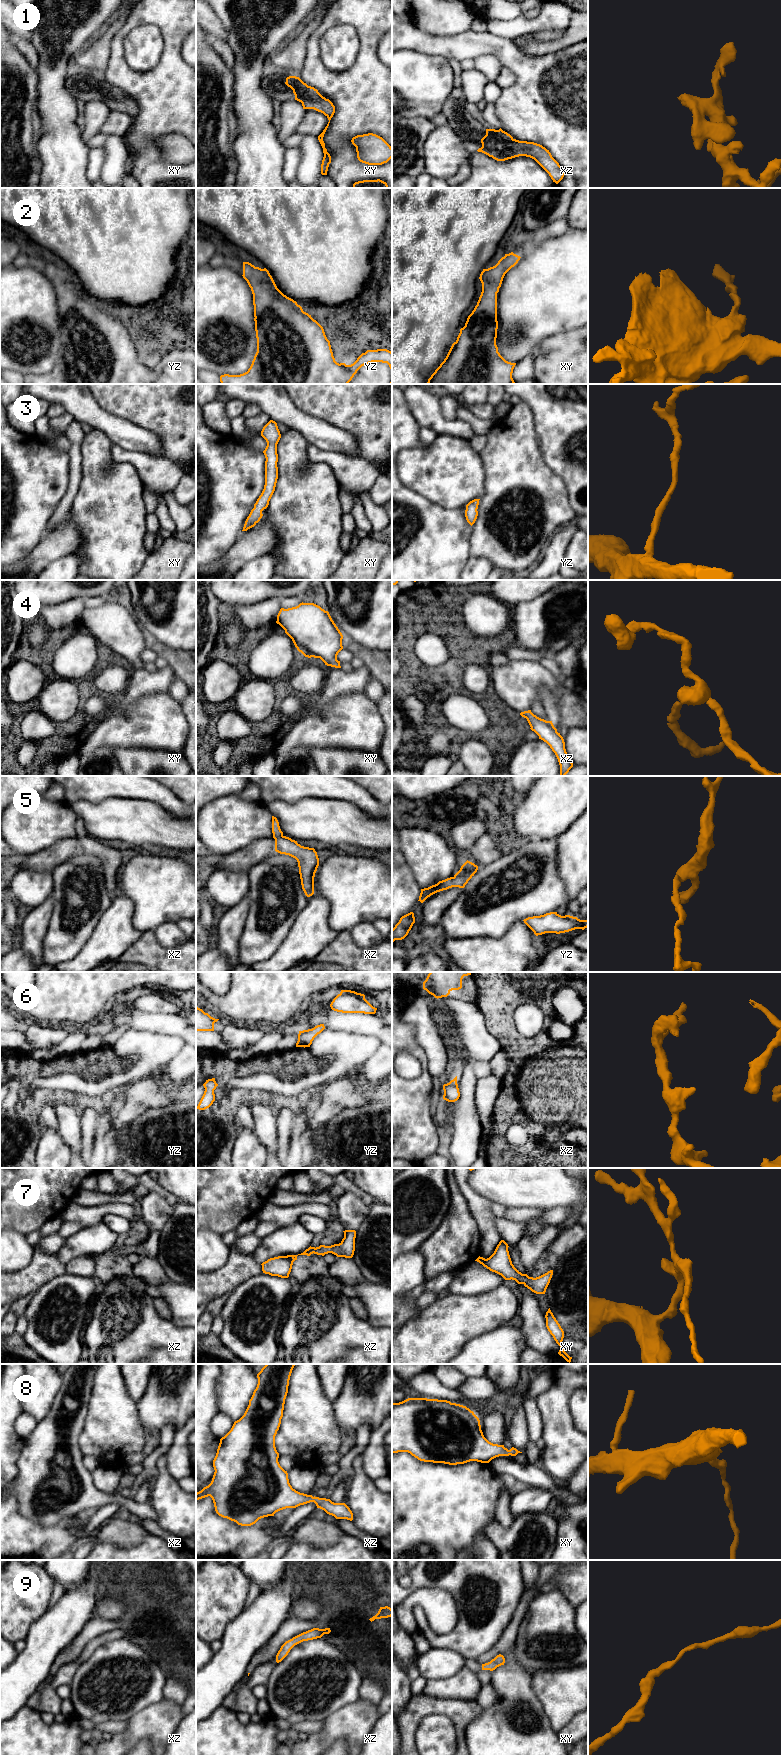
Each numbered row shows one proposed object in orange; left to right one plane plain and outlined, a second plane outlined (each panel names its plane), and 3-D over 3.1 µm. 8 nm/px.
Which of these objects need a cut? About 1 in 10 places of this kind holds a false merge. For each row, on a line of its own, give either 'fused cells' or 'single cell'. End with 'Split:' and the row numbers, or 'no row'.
1: single cell
2: single cell
3: single cell
4: single cell
5: single cell
6: single cell
7: single cell
8: single cell
9: single cell
Split: no row

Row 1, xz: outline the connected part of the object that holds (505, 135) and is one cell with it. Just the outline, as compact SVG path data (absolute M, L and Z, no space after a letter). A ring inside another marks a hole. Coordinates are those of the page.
M501 128L499 130L486 129L486 135L481 139L481 143L482 147L477 151L492 157L497 161L505 161L519 156L526 156L534 159L549 174L553 182L556 184L558 184L564 177L565 172L563 168L552 157L549 150L534 142L516 140Z

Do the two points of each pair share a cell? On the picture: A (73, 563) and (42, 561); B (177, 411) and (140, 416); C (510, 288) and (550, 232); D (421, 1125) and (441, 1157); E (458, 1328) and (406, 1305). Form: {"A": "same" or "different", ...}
{"A": "different", "B": "same", "C": "different", "D": "different", "E": "different"}

